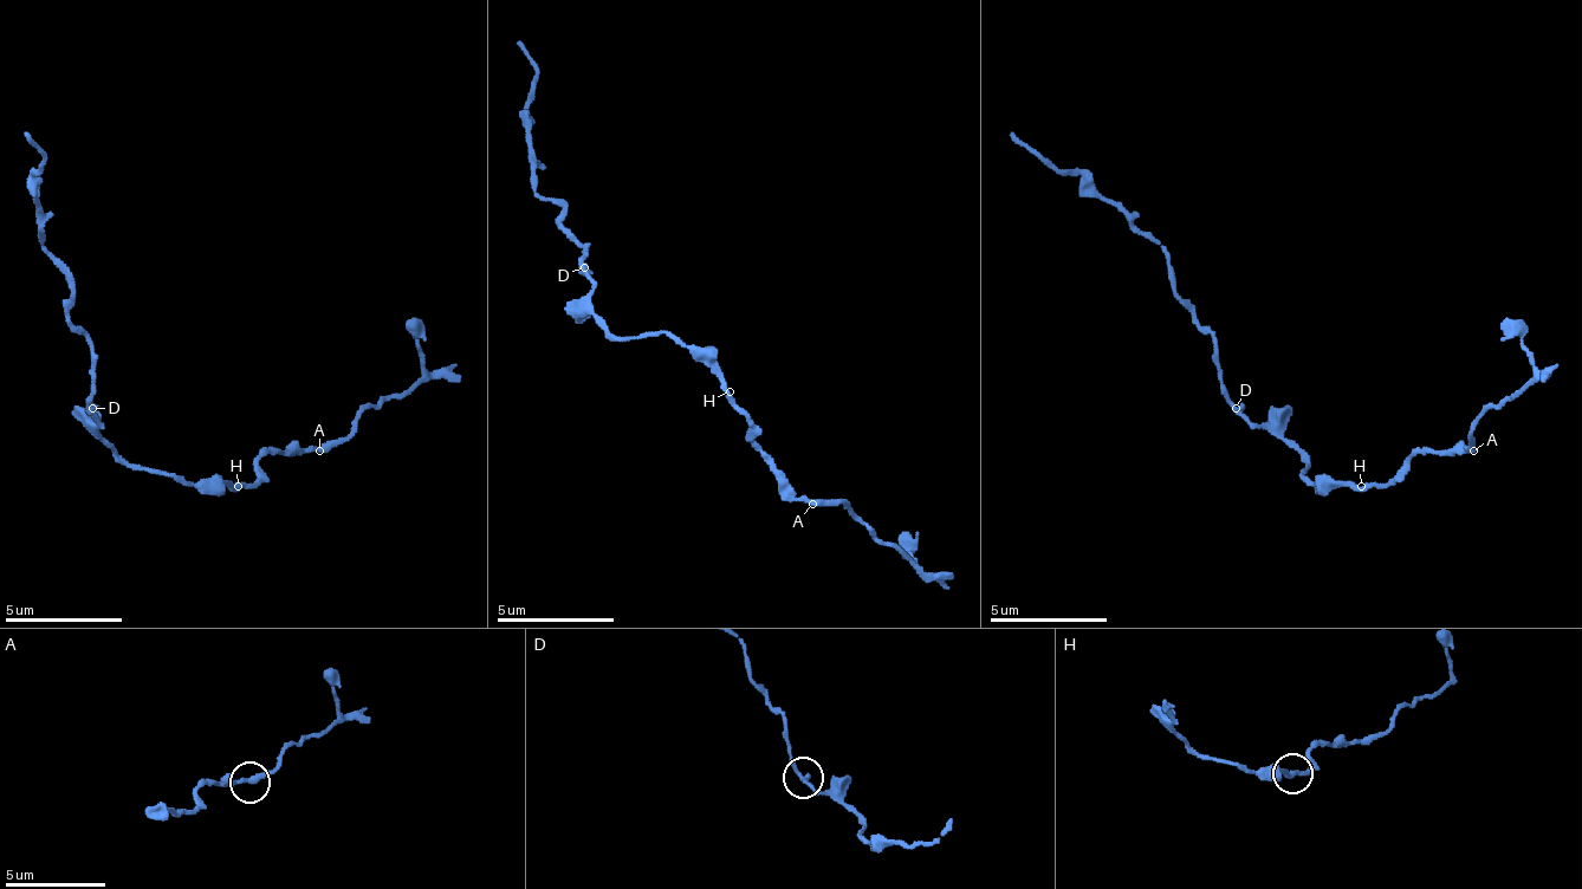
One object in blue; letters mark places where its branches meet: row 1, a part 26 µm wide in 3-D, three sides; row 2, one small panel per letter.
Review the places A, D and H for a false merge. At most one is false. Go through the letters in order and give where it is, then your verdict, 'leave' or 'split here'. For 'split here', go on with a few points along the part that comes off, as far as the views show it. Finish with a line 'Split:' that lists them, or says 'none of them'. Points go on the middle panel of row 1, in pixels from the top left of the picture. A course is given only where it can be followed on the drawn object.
A: (812, 504) | leave
D: (584, 267) | leave
H: (730, 391) | leave
Split: none of them

